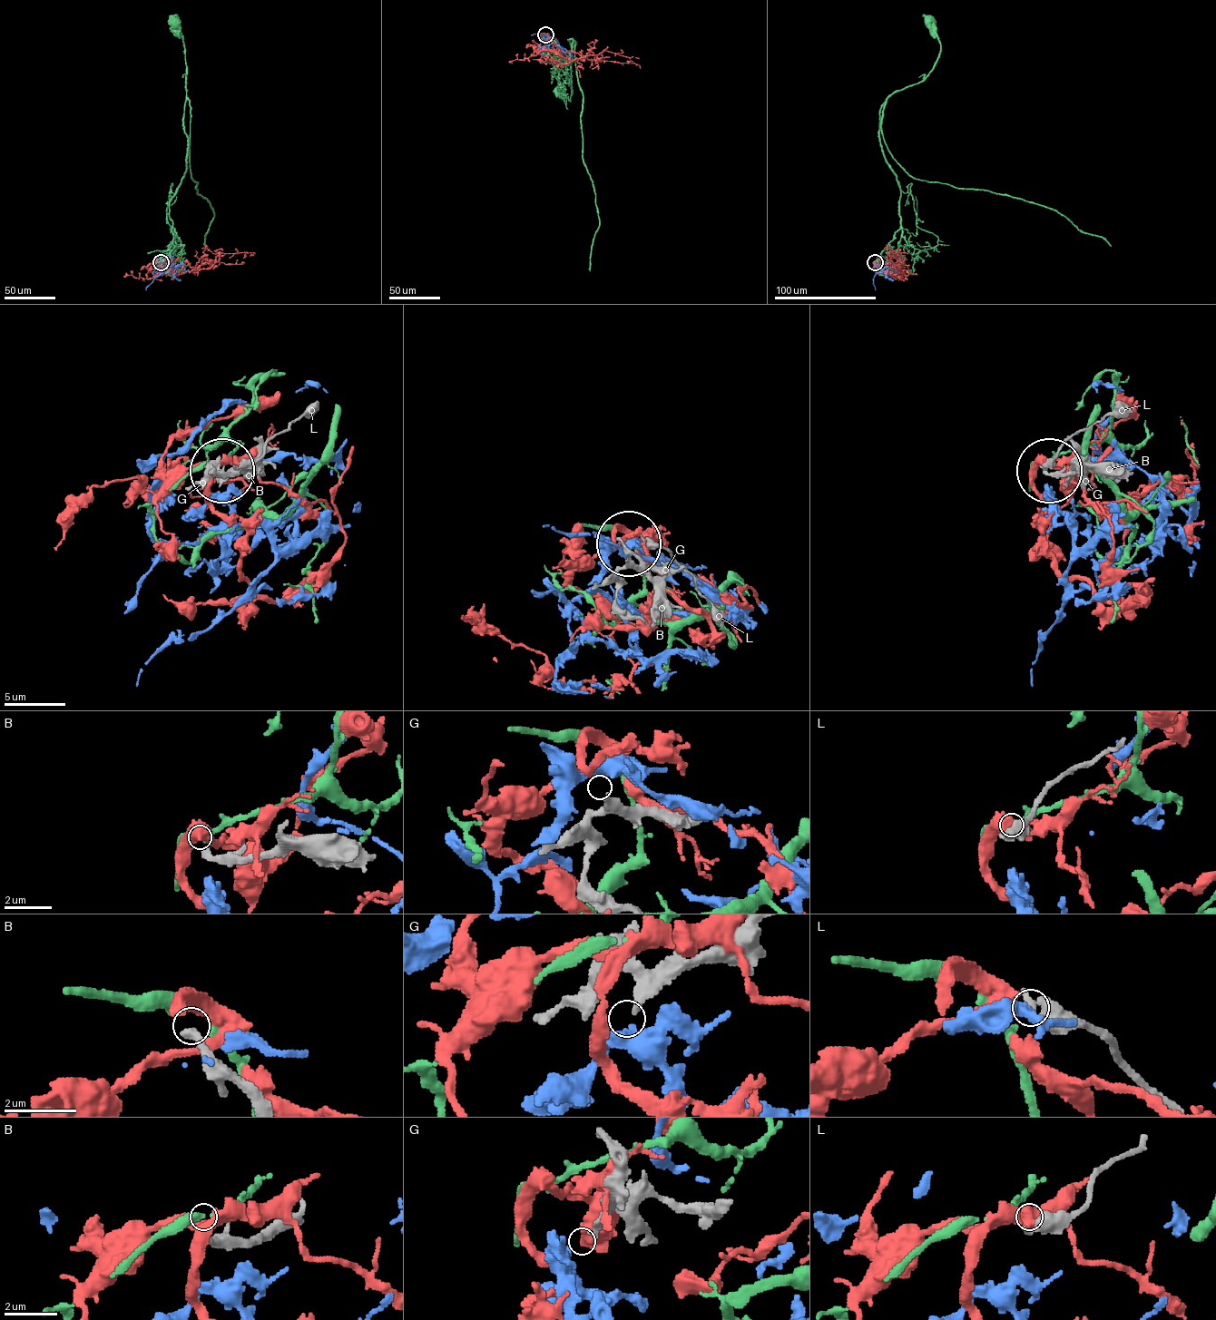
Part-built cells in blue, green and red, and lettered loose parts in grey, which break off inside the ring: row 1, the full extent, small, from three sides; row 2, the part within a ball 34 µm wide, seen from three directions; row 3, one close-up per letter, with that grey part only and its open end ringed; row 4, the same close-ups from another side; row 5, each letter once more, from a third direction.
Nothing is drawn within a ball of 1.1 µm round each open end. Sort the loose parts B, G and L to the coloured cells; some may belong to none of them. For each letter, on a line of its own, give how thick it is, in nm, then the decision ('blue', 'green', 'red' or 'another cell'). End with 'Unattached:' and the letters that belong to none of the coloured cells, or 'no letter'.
B: 300 nm | another cell
G: 320 nm | blue
L: 600 nm | red
Unattached: B

